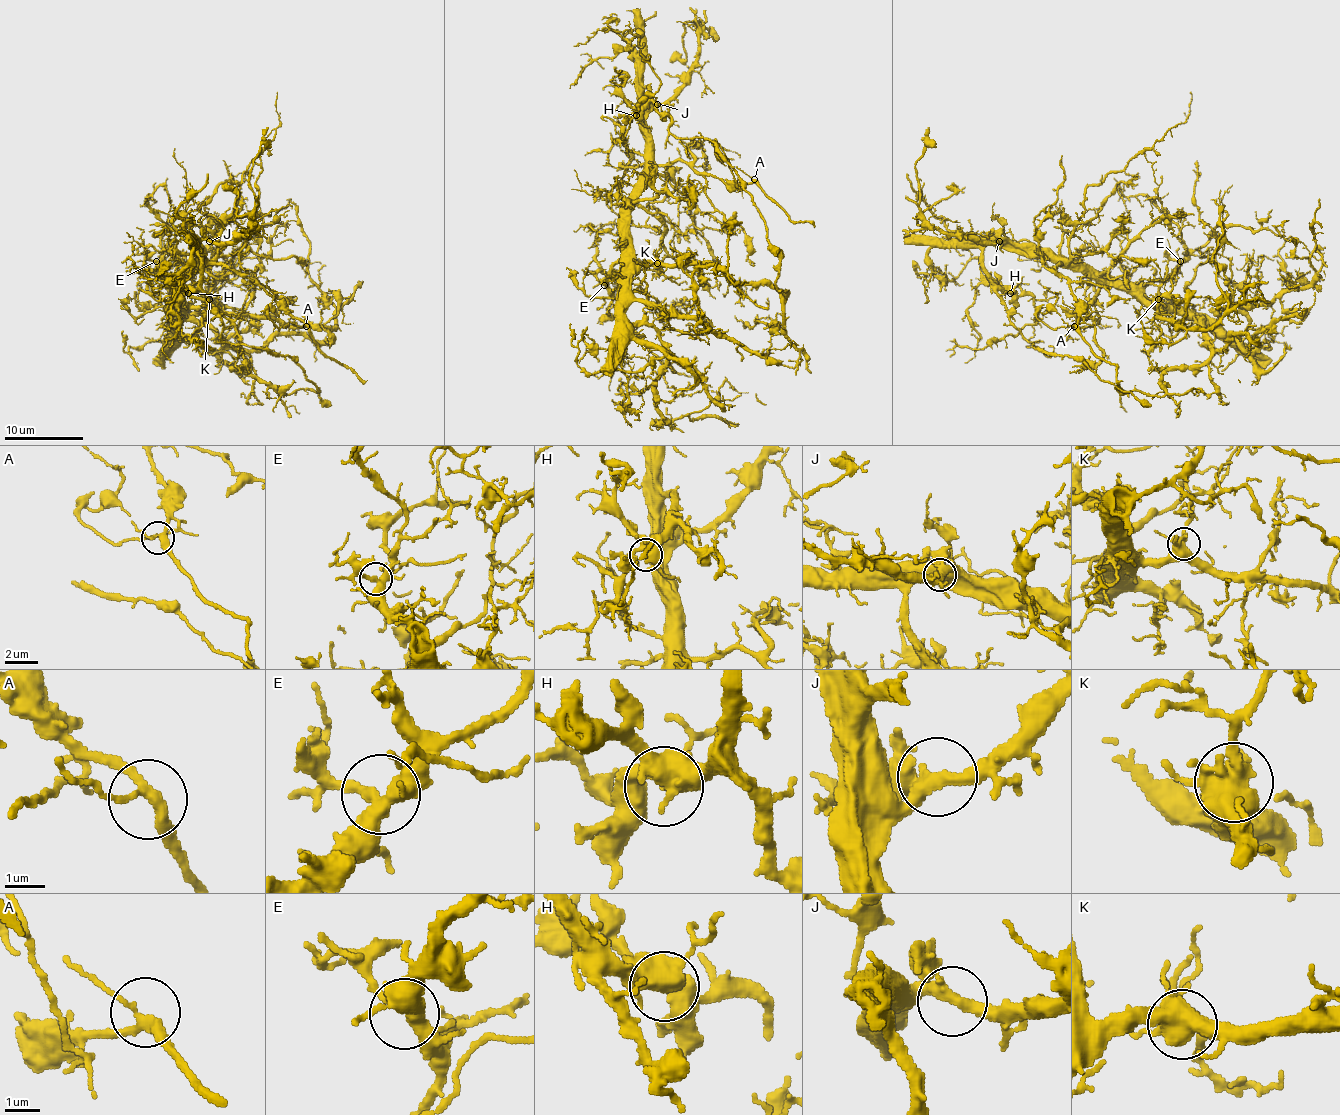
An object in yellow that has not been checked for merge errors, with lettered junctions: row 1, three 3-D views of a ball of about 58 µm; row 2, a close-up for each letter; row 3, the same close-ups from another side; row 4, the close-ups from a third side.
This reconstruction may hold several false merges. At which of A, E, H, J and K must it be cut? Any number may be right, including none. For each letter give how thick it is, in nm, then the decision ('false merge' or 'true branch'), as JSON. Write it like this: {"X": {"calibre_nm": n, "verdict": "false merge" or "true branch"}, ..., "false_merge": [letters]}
{"A": {"calibre_nm": 280, "verdict": "true branch"}, "E": {"calibre_nm": 380, "verdict": "true branch"}, "H": {"calibre_nm": 440, "verdict": "true branch"}, "J": {"calibre_nm": 300, "verdict": "true branch"}, "K": {"calibre_nm": 480, "verdict": "true branch"}, "false_merge": []}

